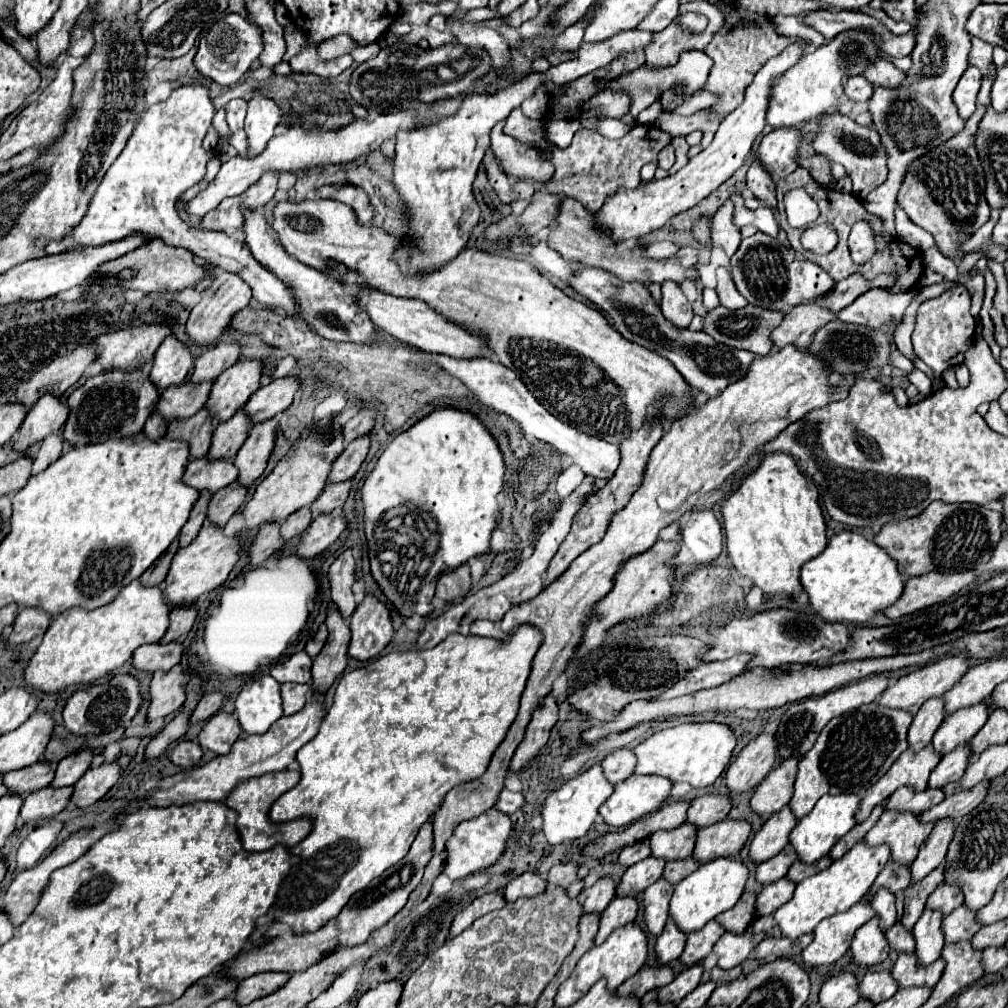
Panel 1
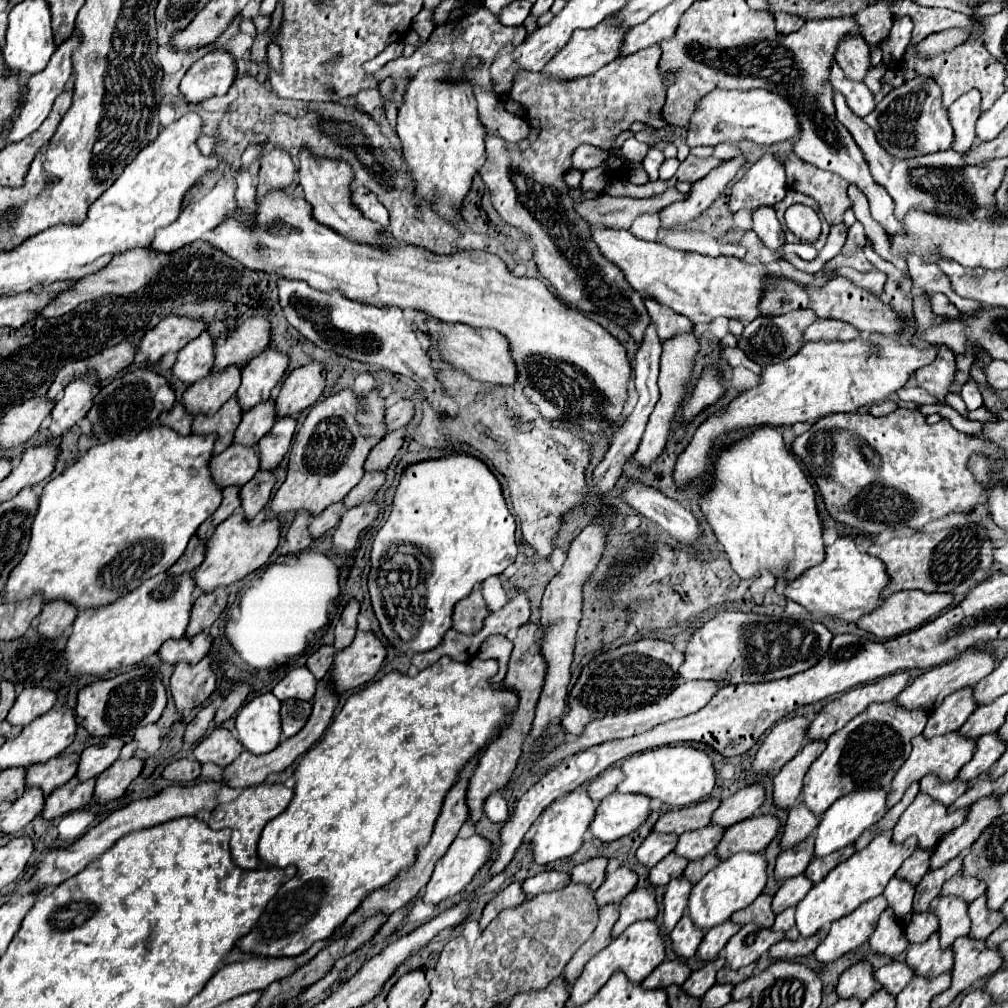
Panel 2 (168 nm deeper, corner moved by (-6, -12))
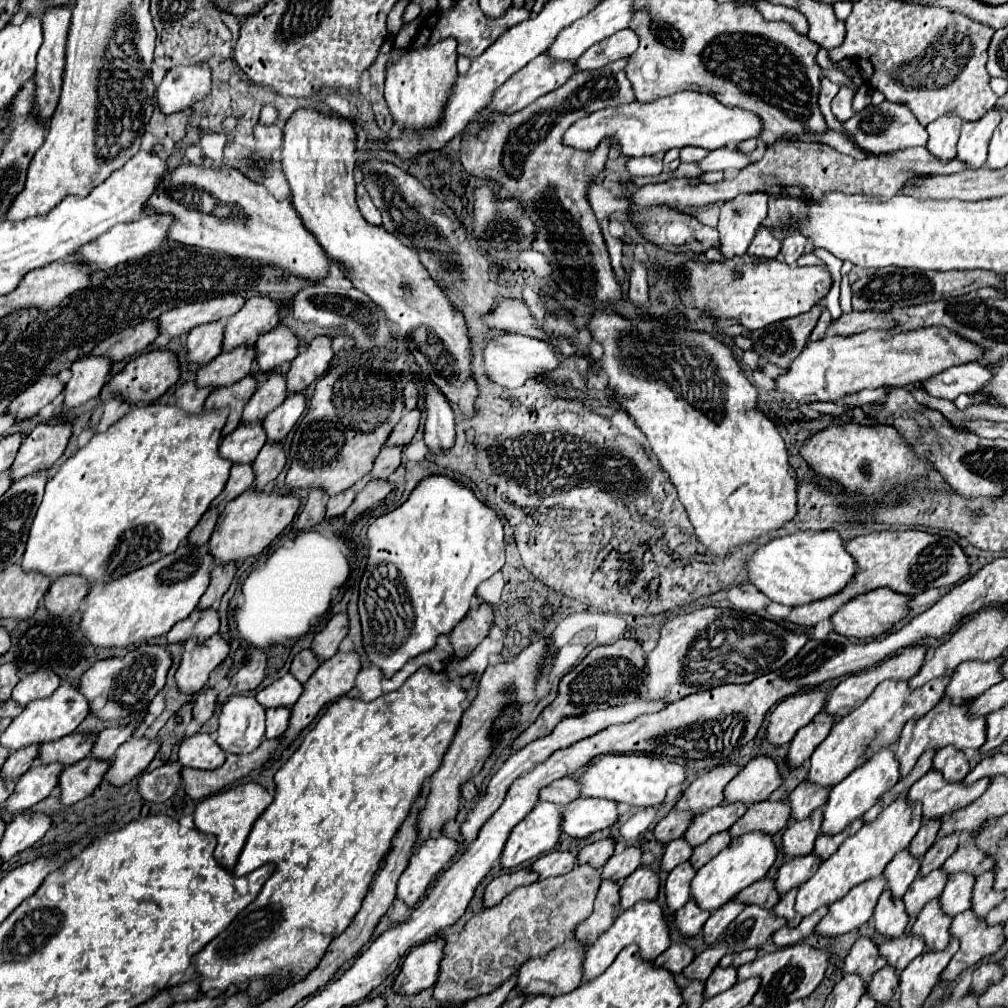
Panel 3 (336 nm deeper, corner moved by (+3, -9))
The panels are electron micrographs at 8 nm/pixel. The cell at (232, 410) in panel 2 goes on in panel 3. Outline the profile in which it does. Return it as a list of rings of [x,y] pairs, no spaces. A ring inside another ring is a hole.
[[[245,376],[243,380],[223,386],[223,388],[215,388],[211,392],[211,396],[207,398],[205,410],[213,410],[213,408],[229,408],[229,418],[227,424],[223,428],[223,436],[227,436],[231,430],[235,430],[241,422],[241,412],[245,408],[245,404],[251,400],[251,396],[257,390],[257,382],[253,376]]]

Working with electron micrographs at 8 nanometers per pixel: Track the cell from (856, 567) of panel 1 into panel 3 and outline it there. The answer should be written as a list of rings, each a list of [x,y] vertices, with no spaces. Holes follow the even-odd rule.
[[[805,530],[773,538],[767,544],[759,546],[747,560],[747,574],[749,582],[771,602],[793,608],[843,590],[847,586],[847,580],[851,580],[851,576],[855,574],[855,560],[851,560],[851,554],[843,548],[839,532]]]

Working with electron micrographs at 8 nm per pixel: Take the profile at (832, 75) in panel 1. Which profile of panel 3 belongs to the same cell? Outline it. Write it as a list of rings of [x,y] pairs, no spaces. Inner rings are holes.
[[[679,92],[667,98],[657,98],[655,102],[647,102],[647,104],[639,104],[639,102],[631,102],[631,104],[623,104],[623,106],[613,106],[613,108],[603,108],[595,114],[589,114],[581,120],[577,120],[575,124],[571,124],[567,128],[567,132],[563,134],[563,144],[575,150],[583,150],[583,152],[593,152],[603,140],[609,140],[609,144],[613,146],[613,142],[619,142],[619,152],[625,158],[635,158],[635,156],[653,156],[657,152],[667,152],[671,148],[685,148],[685,146],[699,146],[705,150],[717,150],[721,146],[731,146],[731,144],[739,144],[747,138],[757,138],[761,130],[759,118],[751,116],[751,112],[743,112],[743,108],[727,108],[723,104],[719,104],[711,94],[701,94],[701,92]]]

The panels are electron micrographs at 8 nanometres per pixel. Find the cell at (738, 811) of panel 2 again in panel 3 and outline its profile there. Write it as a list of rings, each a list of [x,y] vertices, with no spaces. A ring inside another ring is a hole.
[[[755,756],[725,788],[725,802],[743,800],[745,804],[755,804],[767,800],[779,786],[783,778],[779,774],[777,762],[771,756]]]

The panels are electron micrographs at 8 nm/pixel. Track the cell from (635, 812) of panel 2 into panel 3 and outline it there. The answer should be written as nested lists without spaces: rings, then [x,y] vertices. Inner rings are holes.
[[[577,798],[565,804],[561,812],[561,832],[571,838],[585,838],[617,820],[617,804],[611,804],[611,800]]]

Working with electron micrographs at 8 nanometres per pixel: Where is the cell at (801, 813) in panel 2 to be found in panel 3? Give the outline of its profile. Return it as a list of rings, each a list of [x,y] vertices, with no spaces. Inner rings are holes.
[[[801,782],[789,796],[793,820],[805,820],[815,808],[821,808],[827,802],[829,788],[813,784],[813,782]]]

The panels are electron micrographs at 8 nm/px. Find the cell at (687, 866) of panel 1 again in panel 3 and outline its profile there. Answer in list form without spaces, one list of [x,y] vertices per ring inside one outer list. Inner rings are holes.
[[[723,830],[723,832],[717,832],[715,836],[711,836],[705,844],[697,846],[693,850],[693,856],[691,856],[691,864],[699,870],[701,866],[705,866],[711,858],[715,858],[727,844],[731,842],[731,836],[729,836],[729,830]]]

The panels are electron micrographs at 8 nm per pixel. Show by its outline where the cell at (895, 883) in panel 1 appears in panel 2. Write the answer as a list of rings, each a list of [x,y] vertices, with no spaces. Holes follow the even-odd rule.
[[[916,849],[916,851],[902,863],[902,867],[896,871],[896,875],[902,877],[902,879],[906,879],[906,881],[910,881],[910,885],[916,887],[916,885],[922,881],[922,877],[926,875],[928,867],[930,867],[930,851],[918,851],[918,849]]]

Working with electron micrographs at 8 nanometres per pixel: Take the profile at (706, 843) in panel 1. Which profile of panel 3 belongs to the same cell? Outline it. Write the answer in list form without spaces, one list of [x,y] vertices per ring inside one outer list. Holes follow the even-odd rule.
[[[765,800],[751,804],[745,816],[741,816],[731,828],[731,836],[737,838],[741,834],[753,832],[753,830],[763,830],[767,834],[775,834],[781,828],[785,828],[791,820],[791,808],[789,802],[783,800]]]

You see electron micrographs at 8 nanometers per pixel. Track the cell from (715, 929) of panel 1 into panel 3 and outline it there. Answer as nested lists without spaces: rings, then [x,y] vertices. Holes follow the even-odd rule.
[[[729,900],[727,904],[723,904],[723,908],[715,910],[709,920],[703,926],[703,934],[705,934],[705,942],[707,944],[715,944],[717,938],[725,932],[725,928],[739,916],[739,912],[745,908],[745,904],[739,904],[737,900]]]

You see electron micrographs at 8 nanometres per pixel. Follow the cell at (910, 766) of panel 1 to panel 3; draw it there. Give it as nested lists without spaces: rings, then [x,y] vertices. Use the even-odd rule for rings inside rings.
[[[943,698],[933,710],[929,710],[919,720],[909,720],[901,732],[901,738],[895,748],[895,758],[901,764],[901,776],[907,776],[911,768],[915,766],[915,760],[927,750],[927,748],[943,748],[947,744],[953,744],[955,748],[967,752],[967,750],[979,750],[987,740],[987,724],[985,716],[971,718],[967,704],[951,704],[949,698]]]

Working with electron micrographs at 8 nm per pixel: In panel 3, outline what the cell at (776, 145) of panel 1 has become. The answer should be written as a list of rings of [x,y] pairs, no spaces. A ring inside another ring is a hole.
[[[767,194],[737,196],[721,206],[719,218],[719,250],[725,260],[743,256],[767,218]]]

